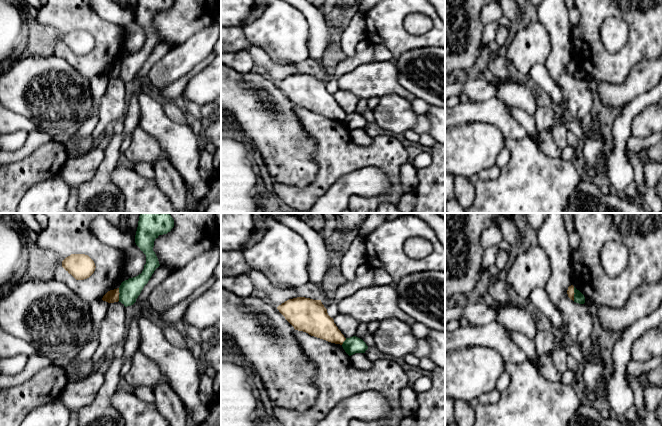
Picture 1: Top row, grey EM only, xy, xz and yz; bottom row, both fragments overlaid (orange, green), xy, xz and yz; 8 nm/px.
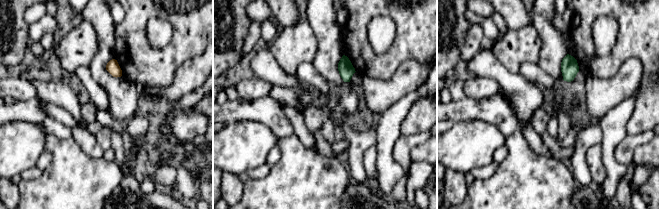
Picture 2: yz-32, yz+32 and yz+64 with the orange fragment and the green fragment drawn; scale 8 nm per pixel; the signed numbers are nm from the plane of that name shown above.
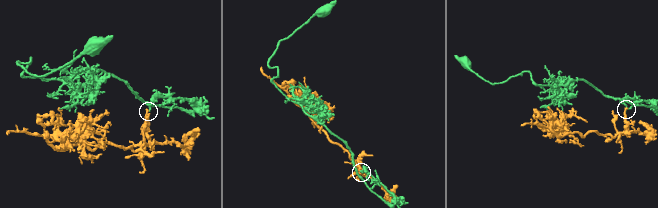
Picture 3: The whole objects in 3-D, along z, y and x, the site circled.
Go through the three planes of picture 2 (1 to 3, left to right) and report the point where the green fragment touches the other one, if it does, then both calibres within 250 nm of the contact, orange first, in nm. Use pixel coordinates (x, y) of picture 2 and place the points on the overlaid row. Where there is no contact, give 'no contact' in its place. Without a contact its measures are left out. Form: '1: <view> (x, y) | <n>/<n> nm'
1: no contact
2: no contact
3: no contact

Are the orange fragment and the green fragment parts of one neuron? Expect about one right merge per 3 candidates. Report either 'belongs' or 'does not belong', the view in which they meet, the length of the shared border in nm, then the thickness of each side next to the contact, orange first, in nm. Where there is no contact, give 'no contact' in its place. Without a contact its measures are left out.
does not belong; meets orange in yz; contact 110 nm long; 60 nm thick on the orange side, 80 nm on the other

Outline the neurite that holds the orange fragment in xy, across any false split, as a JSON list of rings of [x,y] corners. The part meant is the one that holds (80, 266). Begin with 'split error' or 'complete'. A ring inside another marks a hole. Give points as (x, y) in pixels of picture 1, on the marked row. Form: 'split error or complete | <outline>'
complete | [[[71,254],[62,261],[62,267],[76,280],[89,278],[96,268],[94,261],[85,254]]]

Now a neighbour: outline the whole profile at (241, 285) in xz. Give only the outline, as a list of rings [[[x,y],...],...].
[[[246,275],[221,277],[221,288],[238,297],[251,296],[255,290],[254,282]]]

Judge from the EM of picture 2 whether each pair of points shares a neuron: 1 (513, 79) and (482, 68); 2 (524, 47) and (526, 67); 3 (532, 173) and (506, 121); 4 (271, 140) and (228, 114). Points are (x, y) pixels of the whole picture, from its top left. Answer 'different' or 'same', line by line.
1: same
2: different
3: different
4: different

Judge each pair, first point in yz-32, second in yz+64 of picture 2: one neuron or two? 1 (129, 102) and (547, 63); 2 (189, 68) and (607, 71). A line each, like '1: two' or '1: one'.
1: one
2: two

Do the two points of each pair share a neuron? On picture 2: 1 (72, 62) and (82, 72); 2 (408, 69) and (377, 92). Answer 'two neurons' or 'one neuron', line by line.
1: two neurons
2: one neuron

